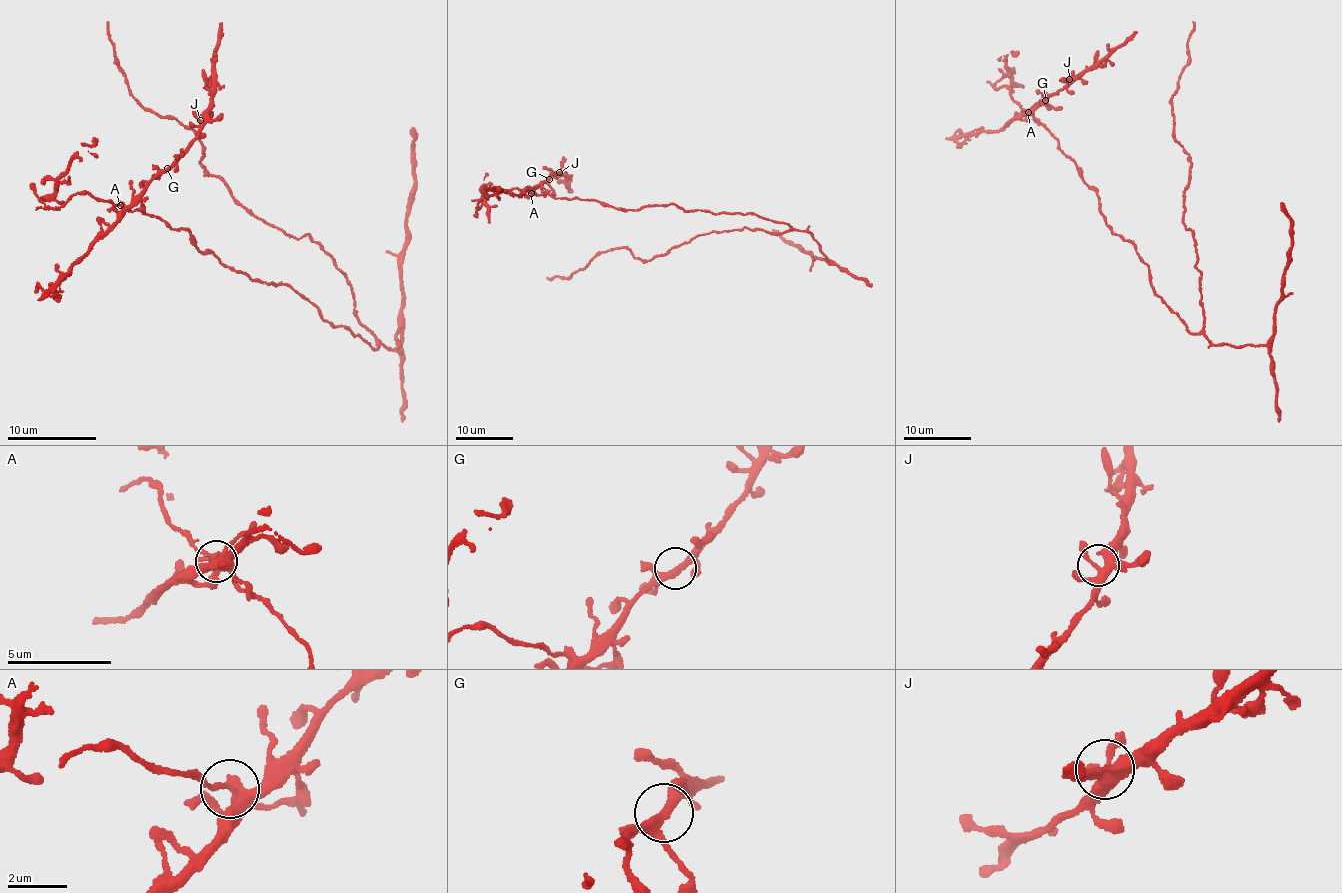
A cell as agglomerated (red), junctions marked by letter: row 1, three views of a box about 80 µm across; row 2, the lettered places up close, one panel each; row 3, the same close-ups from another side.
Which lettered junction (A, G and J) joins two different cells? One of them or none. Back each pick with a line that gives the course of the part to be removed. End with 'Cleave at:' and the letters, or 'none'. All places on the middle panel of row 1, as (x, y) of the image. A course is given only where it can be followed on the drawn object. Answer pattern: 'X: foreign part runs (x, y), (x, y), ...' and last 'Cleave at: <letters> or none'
Cleave at: none

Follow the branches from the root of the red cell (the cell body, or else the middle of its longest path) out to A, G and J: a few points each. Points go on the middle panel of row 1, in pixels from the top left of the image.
A: (741, 214), (686, 212), (673, 204), (619, 210), (589, 199), (554, 199), (531, 192)
G: (741, 214), (686, 212), (673, 204), (619, 210), (589, 199), (555, 198), (540, 186), (549, 179)
J: (741, 214), (686, 212), (673, 204), (619, 210), (589, 199), (555, 198), (540, 186), (559, 172)

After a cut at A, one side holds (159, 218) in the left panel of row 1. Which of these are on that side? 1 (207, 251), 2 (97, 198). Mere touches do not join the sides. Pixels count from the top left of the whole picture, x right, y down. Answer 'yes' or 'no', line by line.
1: yes
2: yes

